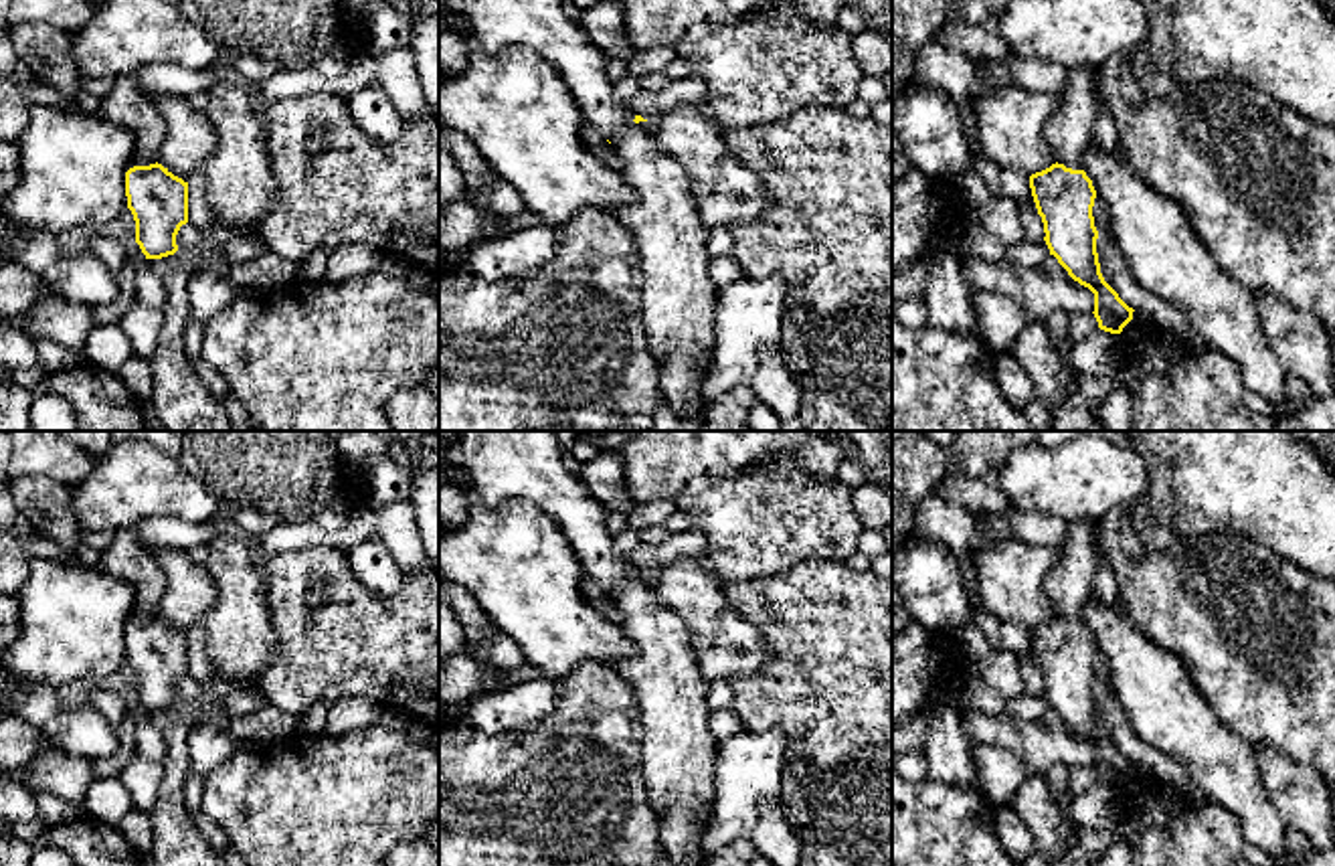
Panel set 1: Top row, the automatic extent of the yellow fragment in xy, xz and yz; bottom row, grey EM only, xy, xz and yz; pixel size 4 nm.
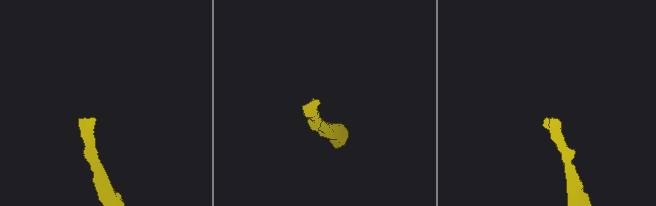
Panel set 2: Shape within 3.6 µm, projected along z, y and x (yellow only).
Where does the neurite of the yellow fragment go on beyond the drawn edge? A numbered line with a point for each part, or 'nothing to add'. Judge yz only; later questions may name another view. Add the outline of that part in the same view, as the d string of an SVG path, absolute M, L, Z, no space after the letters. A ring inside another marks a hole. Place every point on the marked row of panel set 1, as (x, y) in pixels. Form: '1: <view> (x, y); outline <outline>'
1: yz (1071, 126); outline M1070 71L1060 105L1048 115L1046 144L1058 164L1082 168L1084 150L1094 144L1094 117L1100 105L1098 73Z

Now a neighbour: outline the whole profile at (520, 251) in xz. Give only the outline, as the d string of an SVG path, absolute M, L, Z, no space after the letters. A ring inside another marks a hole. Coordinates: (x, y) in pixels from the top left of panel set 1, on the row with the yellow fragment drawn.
M546 225L510 229L479 243L471 253L473 275L485 281L526 277L552 261L558 249L556 231Z

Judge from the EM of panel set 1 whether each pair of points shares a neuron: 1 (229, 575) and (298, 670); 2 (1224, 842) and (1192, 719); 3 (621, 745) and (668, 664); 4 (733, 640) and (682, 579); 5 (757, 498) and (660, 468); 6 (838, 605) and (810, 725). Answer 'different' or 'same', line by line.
1: different
2: different
3: different
4: same
5: different
6: same

